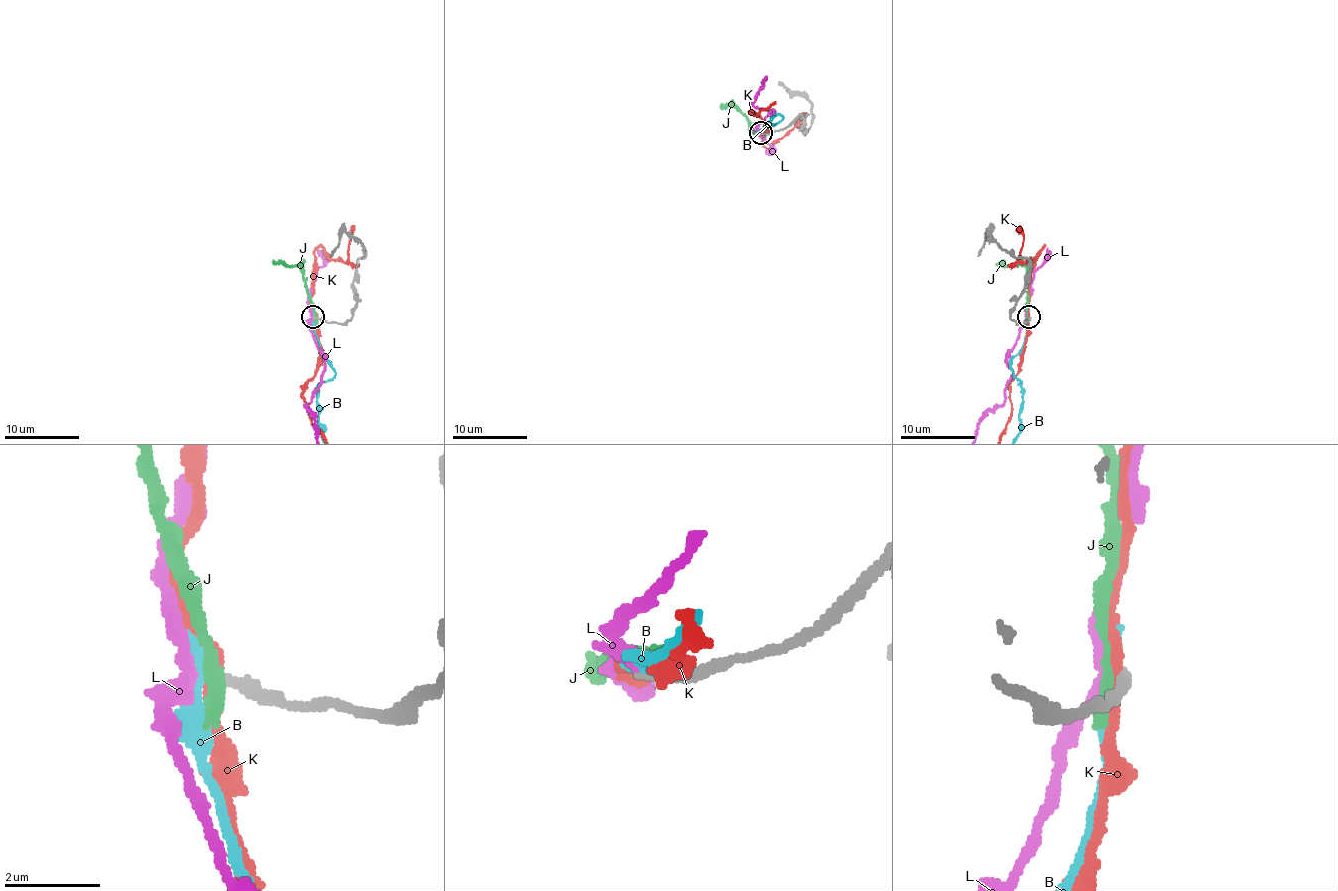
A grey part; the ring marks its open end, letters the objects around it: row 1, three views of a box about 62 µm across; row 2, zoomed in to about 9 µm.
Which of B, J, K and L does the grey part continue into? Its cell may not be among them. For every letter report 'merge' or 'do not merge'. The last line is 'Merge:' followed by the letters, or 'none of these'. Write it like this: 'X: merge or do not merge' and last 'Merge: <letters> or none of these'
B: do not merge
J: do not merge
K: do not merge
L: do not merge
Merge: none of these

